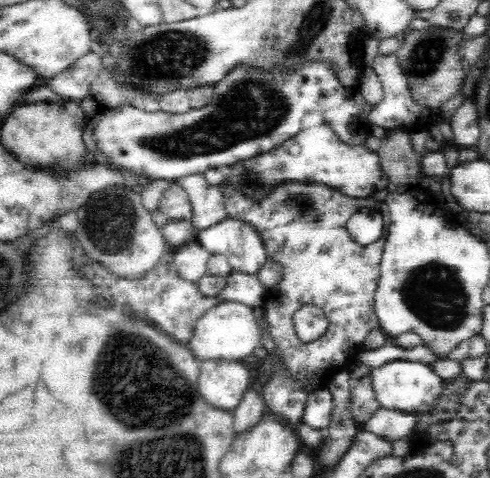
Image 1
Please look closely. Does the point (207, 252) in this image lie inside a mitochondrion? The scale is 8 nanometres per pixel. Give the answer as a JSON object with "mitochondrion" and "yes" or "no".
{"mitochondrion":"no"}

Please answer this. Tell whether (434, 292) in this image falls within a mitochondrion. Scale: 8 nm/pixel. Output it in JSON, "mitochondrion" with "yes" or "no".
{"mitochondrion":"yes"}

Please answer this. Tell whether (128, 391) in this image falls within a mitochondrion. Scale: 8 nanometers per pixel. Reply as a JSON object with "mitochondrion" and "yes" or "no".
{"mitochondrion":"yes"}

